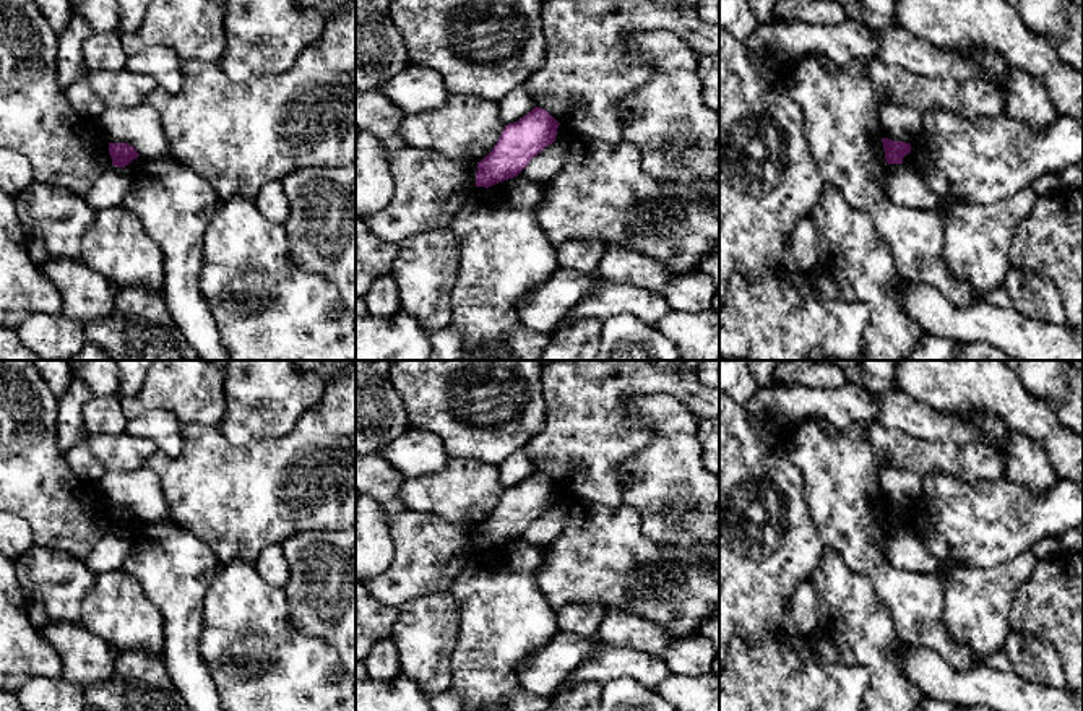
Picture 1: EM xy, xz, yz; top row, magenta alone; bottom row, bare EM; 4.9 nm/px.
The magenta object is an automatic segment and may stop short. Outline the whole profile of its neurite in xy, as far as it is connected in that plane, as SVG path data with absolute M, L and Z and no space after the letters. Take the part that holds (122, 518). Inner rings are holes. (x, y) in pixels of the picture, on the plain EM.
M109 506L109 518L112 521L112 529L125 531L140 518L136 513L127 506Z

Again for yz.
M882 502L885 523L888 528L903 528L903 521L911 516L911 508Z

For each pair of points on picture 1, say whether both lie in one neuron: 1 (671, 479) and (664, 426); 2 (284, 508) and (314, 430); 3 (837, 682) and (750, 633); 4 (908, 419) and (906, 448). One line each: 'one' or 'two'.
1: one
2: one
3: two
4: two

